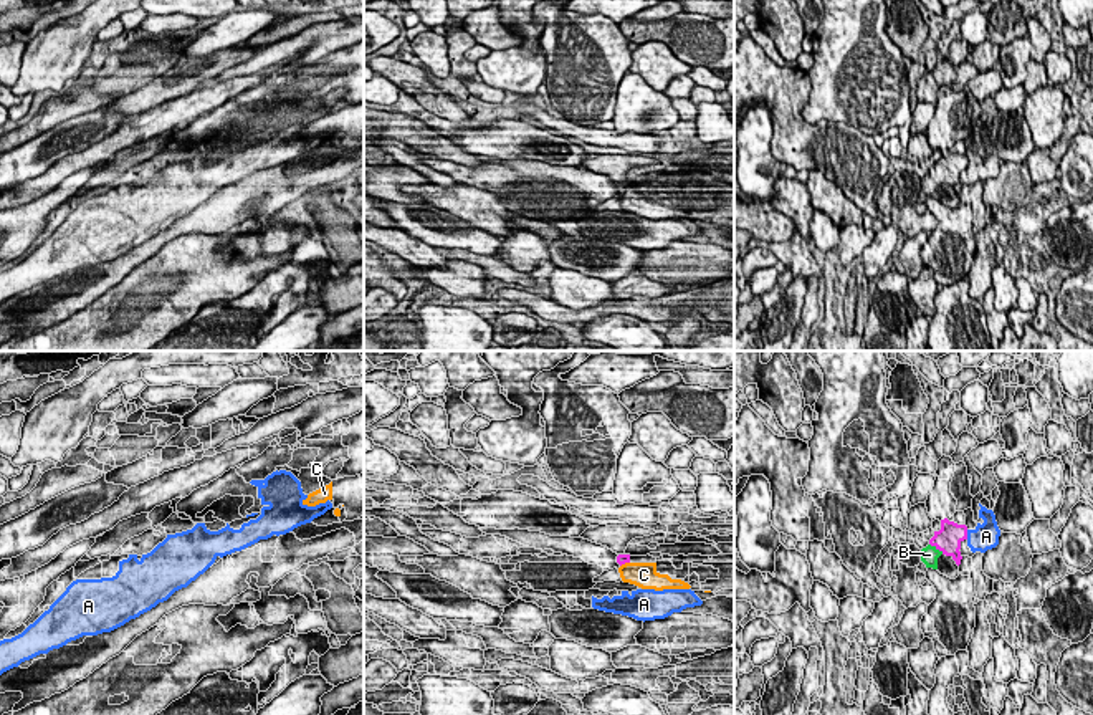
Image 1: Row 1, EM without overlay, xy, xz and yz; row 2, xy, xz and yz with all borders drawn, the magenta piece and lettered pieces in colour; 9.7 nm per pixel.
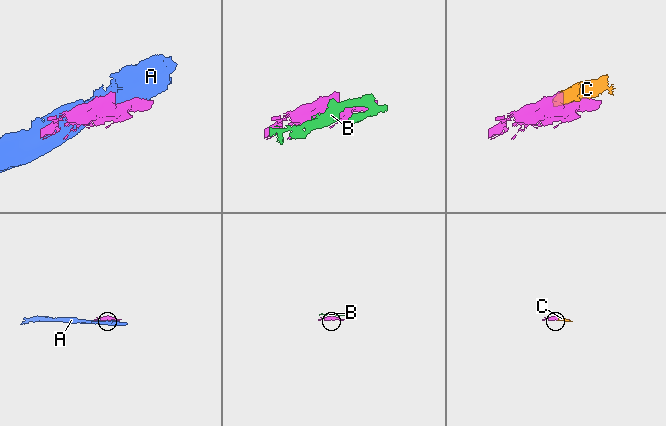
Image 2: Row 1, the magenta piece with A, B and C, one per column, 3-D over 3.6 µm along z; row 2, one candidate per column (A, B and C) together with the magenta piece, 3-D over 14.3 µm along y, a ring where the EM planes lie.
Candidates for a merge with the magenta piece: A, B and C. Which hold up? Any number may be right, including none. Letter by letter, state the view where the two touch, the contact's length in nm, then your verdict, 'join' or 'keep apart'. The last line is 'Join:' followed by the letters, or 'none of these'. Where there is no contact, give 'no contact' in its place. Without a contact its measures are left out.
A: contact in yz; length 100 nm; keep apart
B: contact in yz; length 180 nm; join
C: contact in xz; length 110 nm; join
Join: B, C

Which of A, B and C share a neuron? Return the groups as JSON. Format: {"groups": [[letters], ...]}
{"groups": [["A"], ["B", "C"]]}

